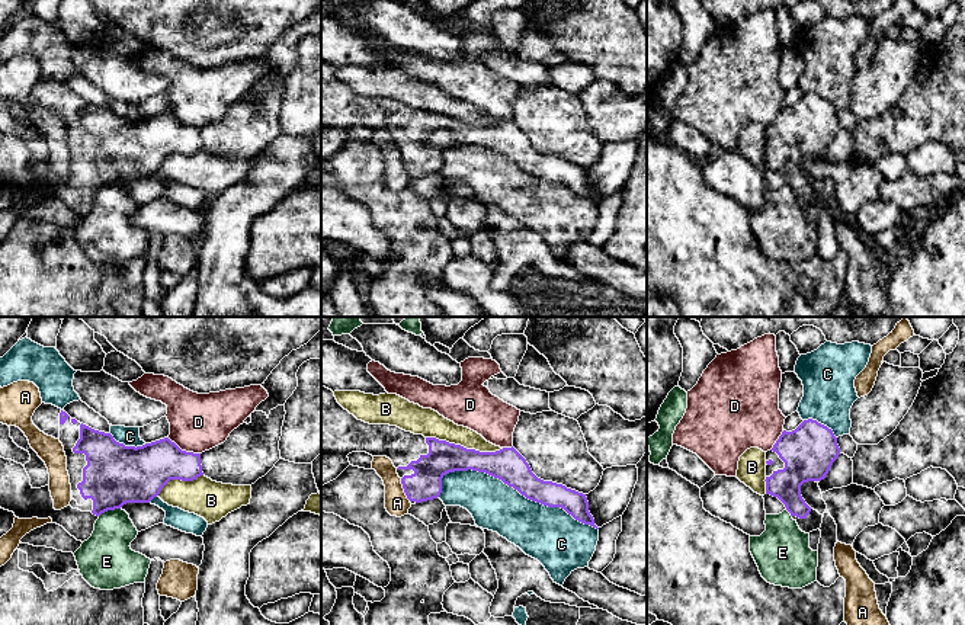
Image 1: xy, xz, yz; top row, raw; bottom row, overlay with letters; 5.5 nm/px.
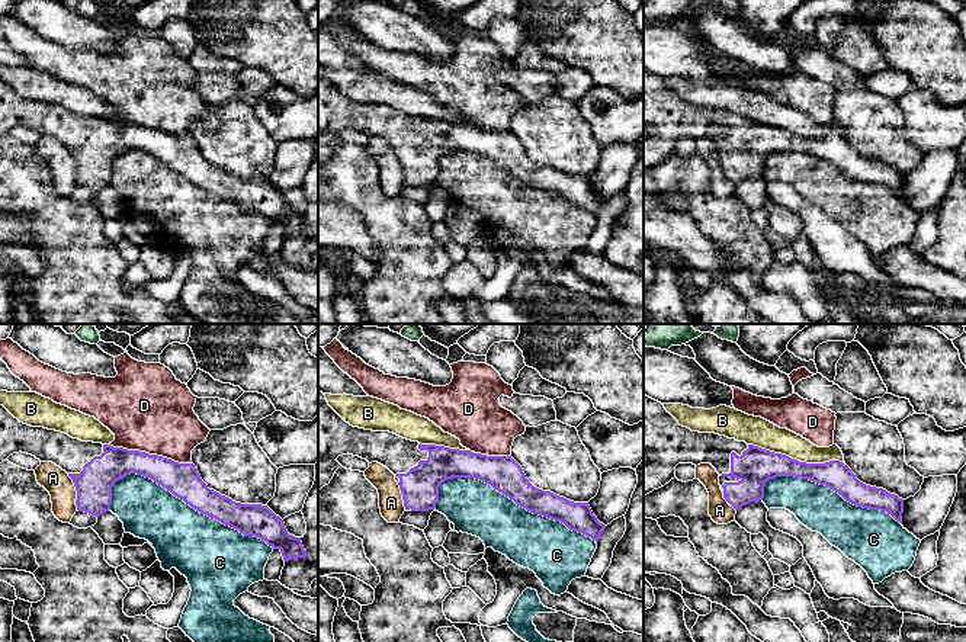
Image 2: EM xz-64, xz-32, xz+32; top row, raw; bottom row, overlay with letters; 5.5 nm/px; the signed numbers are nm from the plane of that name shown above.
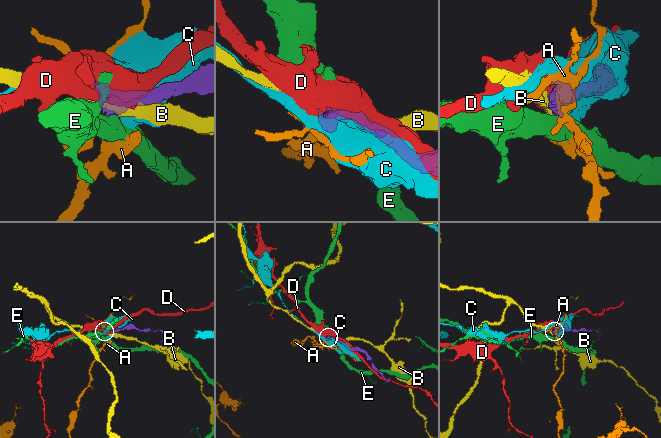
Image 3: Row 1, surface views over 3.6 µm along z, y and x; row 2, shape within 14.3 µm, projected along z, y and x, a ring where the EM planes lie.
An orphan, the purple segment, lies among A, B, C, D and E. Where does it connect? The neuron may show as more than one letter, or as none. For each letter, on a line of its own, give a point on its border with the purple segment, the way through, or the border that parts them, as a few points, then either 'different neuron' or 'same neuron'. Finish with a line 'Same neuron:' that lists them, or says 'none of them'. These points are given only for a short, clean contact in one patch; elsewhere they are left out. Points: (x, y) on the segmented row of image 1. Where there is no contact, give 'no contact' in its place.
A: xz (404, 490) | along xz (400, 478), (403, 492), (410, 500) | different neuron
B: xz (465, 448) | different neuron
C: xz (519, 492) | different neuron
D: xy (183, 451) | different neuron
E: xy (109, 509) | along xy (119, 507), (105, 510), (99, 516) | different neuron
Same neuron: none of them

